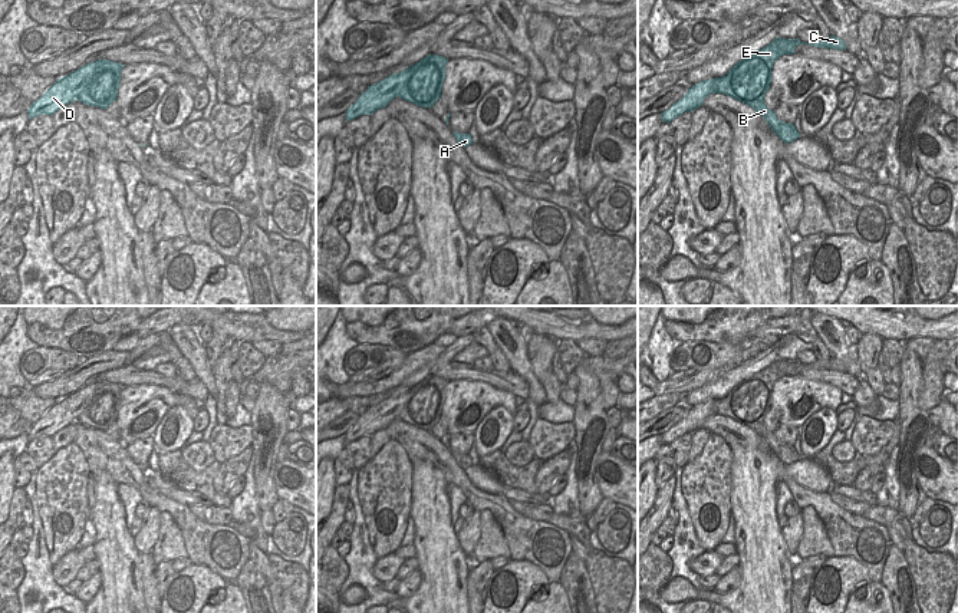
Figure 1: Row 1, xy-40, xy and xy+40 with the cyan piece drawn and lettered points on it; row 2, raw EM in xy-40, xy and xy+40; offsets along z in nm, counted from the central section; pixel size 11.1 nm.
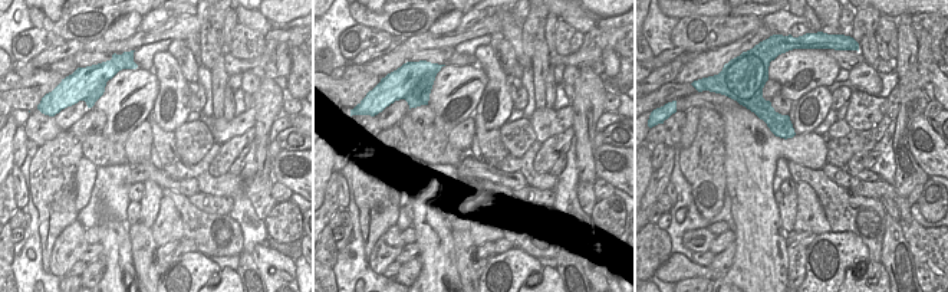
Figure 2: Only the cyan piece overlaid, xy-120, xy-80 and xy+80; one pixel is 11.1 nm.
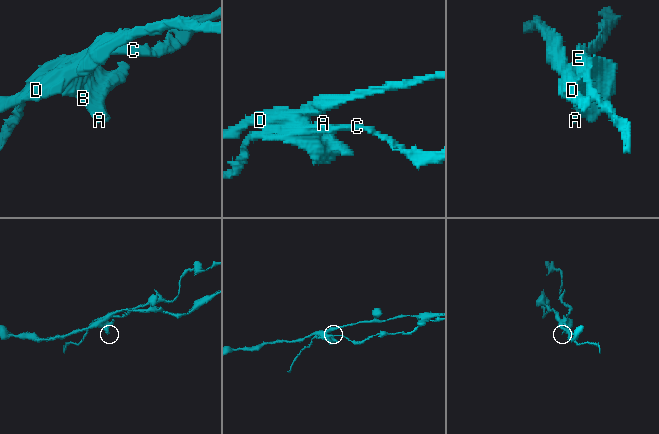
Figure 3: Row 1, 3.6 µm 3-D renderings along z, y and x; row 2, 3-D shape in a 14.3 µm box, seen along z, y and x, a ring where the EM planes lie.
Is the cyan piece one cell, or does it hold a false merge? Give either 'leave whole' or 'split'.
split

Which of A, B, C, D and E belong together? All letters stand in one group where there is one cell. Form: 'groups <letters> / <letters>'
groups A B C E / D

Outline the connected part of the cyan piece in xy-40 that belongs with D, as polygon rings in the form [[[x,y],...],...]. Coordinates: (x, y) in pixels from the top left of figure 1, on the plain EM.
[[[98,382],[80,388],[78,392],[57,401],[26,432],[29,441],[37,436],[53,436],[57,431],[75,424],[98,392]]]

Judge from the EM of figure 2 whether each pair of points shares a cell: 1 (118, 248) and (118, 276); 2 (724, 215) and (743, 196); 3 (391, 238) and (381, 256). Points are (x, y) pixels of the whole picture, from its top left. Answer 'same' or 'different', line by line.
1: same
2: different
3: same

